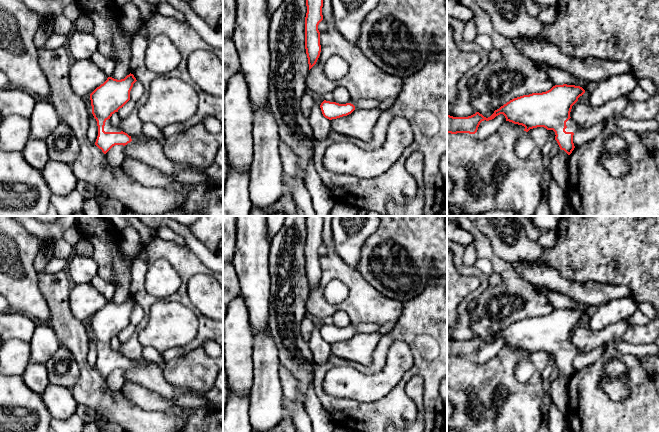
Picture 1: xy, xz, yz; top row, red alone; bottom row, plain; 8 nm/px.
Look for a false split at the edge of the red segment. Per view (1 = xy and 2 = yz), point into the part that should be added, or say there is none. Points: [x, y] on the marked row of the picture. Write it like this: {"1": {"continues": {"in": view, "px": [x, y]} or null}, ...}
{"1": {"continues": {"in": "xy", "px": [142, 138]}}, "2": {"continues": {"in": "yz", "px": [572, 126]}}}

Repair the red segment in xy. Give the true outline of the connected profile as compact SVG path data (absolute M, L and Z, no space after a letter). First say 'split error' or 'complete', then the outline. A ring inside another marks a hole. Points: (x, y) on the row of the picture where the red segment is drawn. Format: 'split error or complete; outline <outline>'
split error; outline M131 73L121 80L108 77L90 94L92 114L98 126L95 145L104 154L115 145L143 144L150 139L145 134L131 137L110 122L110 117L130 100L130 91L136 81Z

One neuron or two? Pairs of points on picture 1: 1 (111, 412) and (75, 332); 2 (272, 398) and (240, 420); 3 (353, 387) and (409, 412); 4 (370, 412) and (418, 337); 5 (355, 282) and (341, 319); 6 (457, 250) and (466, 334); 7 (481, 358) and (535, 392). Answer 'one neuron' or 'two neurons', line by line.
1: one neuron
2: two neurons
3: two neurons
4: one neuron
5: two neurons
6: one neuron
7: two neurons

